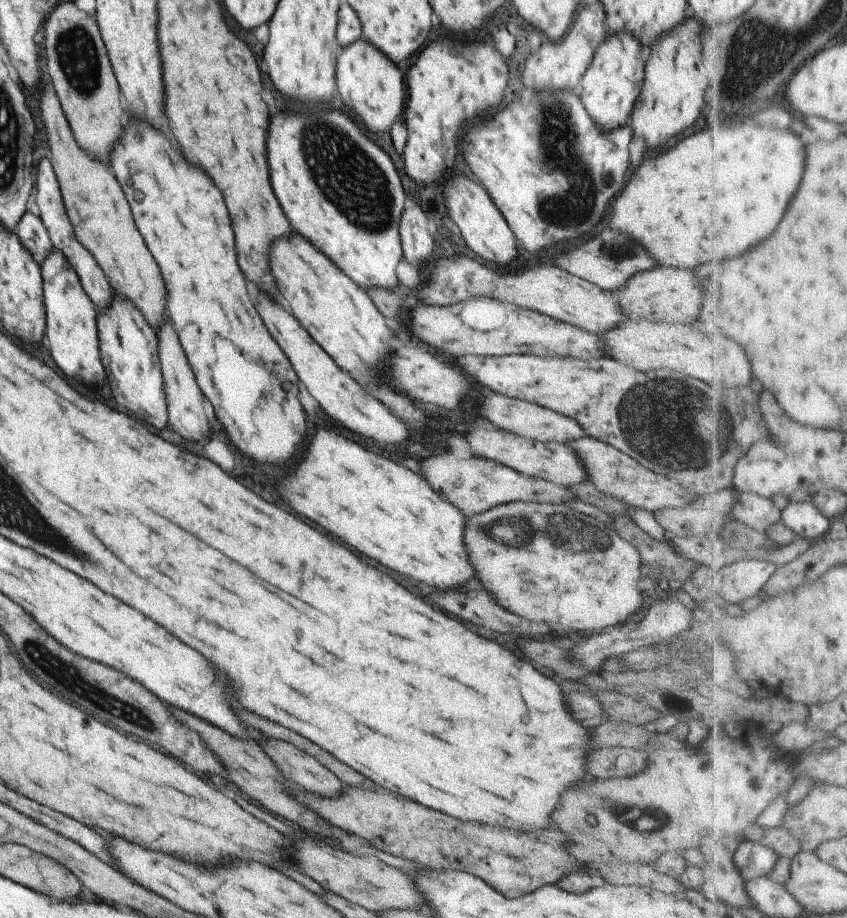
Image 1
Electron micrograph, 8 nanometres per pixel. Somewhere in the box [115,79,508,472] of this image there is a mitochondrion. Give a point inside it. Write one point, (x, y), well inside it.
(349, 179)

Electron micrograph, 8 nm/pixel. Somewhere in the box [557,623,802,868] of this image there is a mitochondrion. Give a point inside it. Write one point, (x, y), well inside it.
(614, 806)

